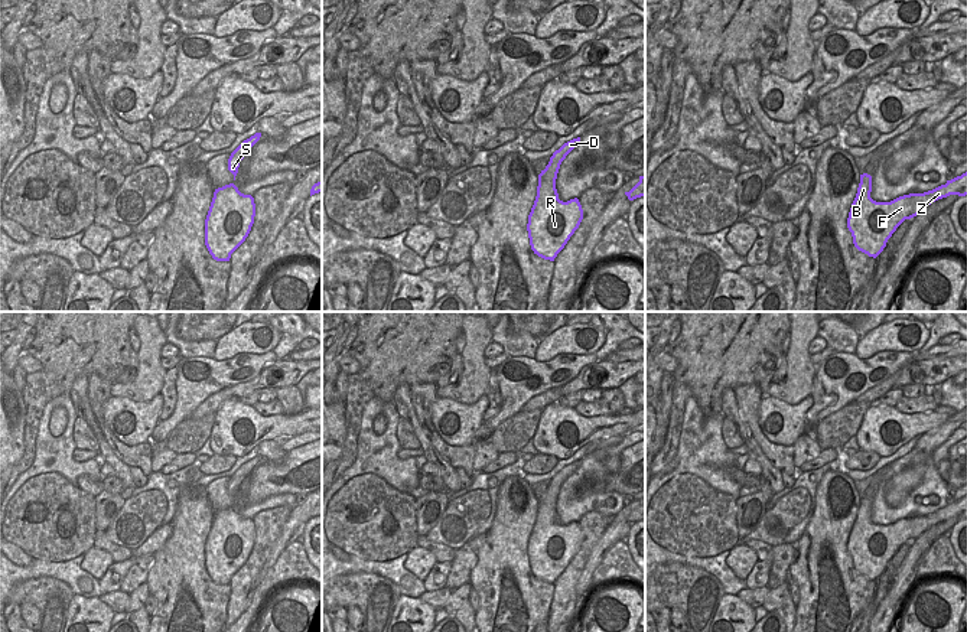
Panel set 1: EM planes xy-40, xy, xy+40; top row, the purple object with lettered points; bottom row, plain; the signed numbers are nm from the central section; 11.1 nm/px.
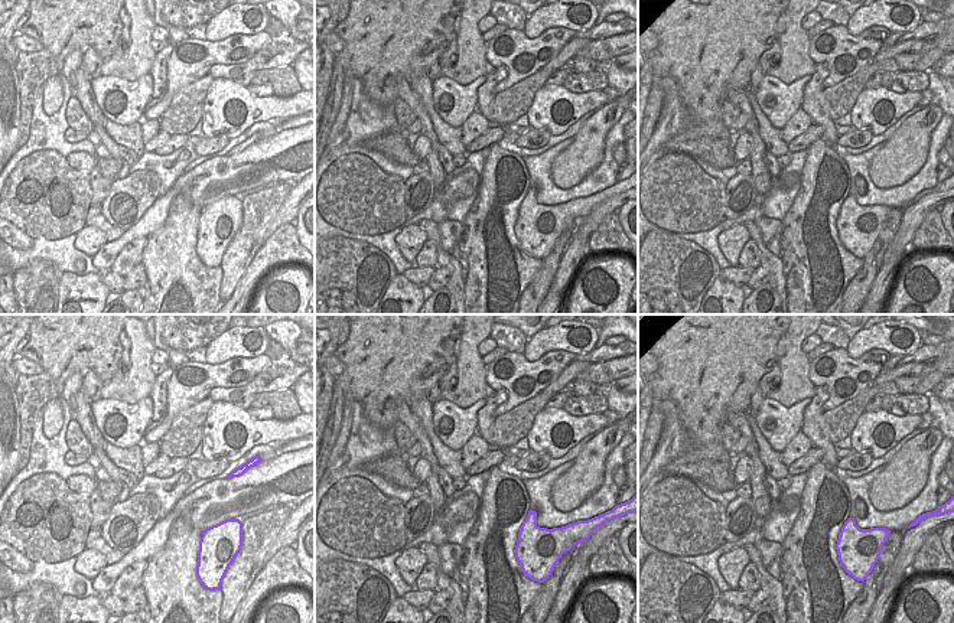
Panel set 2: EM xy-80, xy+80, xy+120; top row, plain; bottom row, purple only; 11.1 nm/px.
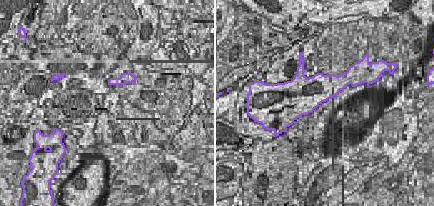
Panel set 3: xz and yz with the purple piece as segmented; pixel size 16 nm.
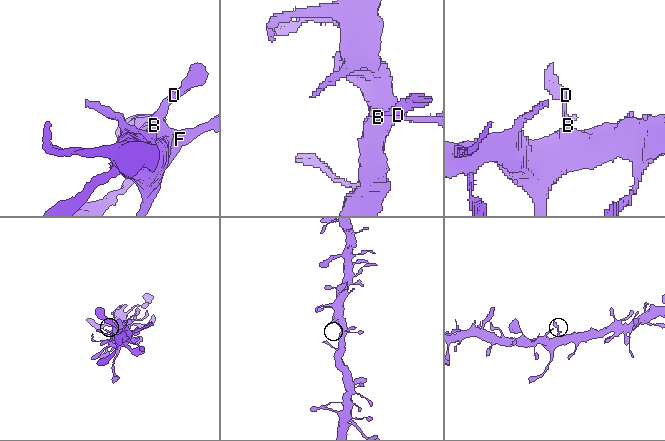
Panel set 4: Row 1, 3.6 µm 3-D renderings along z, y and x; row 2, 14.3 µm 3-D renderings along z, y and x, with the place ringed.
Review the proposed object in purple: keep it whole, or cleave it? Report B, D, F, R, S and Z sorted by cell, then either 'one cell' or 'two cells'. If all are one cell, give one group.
B D F R S Z; one cell

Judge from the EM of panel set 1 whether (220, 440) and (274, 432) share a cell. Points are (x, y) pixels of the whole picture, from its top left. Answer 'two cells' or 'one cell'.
one cell

